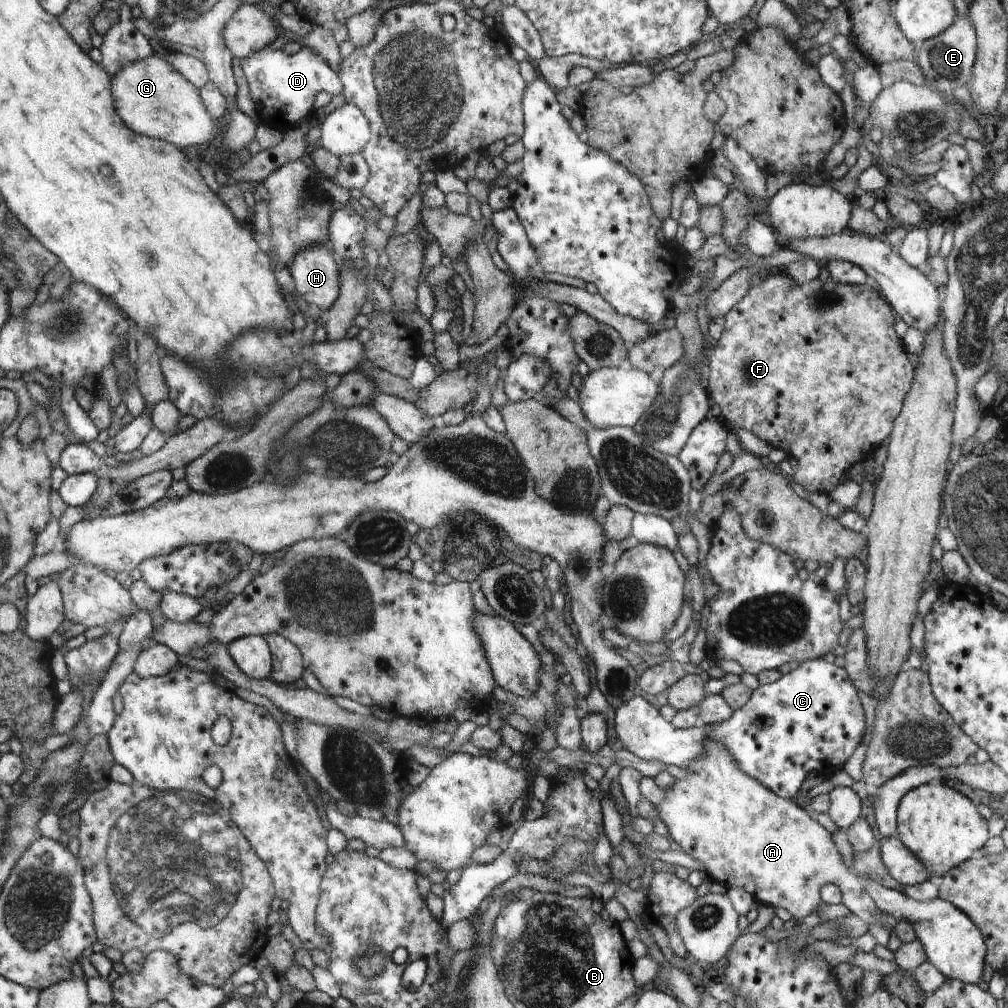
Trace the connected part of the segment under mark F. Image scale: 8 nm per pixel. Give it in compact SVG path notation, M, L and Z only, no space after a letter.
M774 274L761 277L758 284L750 287L748 294L739 300L725 316L725 328L719 341L715 342L715 349L709 352L709 370L706 375L706 386L715 414L719 414L730 422L732 430L746 428L764 442L768 442L773 448L784 450L788 458L796 459L793 478L804 490L810 492L820 492L829 495L840 482L842 474L849 472L848 468L866 460L876 446L884 438L891 436L893 422L900 414L904 399L912 384L912 364L908 362L902 342L894 332L894 312L884 300L881 291L872 283L866 282L862 286L852 286L851 284L840 284L832 279L826 282L812 280L798 284L787 274Z

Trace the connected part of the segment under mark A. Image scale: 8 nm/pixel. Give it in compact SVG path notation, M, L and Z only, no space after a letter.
M706 736L706 748L704 756L696 758L686 770L686 778L676 779L670 788L664 790L664 800L656 807L656 812L660 820L665 822L668 830L671 831L672 840L682 848L688 856L702 862L709 879L731 887L744 888L750 892L756 902L770 905L774 908L786 908L795 920L799 922L808 918L820 904L820 890L827 883L834 883L842 893L842 904L867 925L880 922L880 918L886 918L890 932L897 923L892 915L886 916L880 912L879 906L875 903L867 888L863 886L860 878L853 868L846 868L834 842L832 836L818 824L817 820L812 820L806 809L802 810L796 806L793 800L786 800L775 791L768 790L755 778L750 778L744 774L734 758L728 754L728 750L710 740Z

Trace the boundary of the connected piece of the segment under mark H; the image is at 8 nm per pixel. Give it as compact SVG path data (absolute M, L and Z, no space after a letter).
M312 244L308 250L298 250L290 272L298 294L320 310L328 310L338 300L338 264L326 244Z

